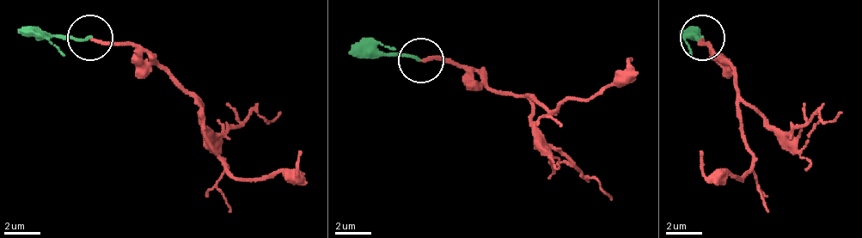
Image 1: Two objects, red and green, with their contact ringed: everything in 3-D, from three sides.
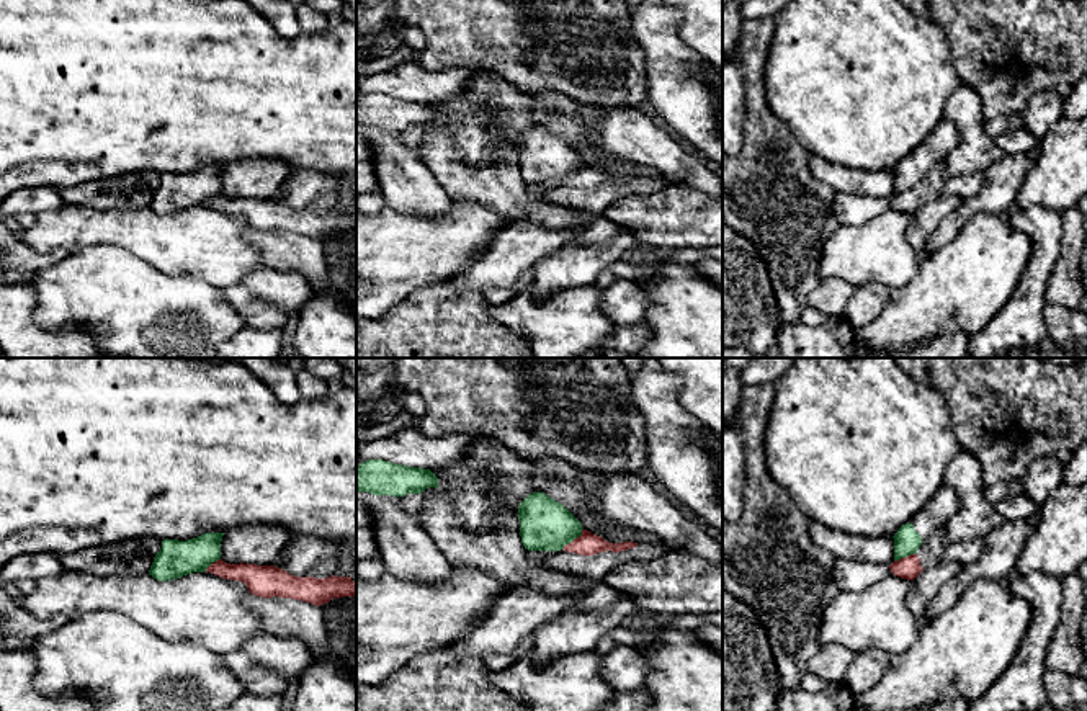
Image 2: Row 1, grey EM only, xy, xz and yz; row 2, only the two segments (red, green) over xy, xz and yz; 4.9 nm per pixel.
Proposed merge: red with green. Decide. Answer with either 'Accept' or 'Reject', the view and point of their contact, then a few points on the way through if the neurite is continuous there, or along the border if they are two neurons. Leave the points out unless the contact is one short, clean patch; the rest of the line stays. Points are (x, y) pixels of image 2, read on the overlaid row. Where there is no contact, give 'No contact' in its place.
Reject. Touches red at xz (574, 540). Boundary: xz (582, 528), (563, 550)

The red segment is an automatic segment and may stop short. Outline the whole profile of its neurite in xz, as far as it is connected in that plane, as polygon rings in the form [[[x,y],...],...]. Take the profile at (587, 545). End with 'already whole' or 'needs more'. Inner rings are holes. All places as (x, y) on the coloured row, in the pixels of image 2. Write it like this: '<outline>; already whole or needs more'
[[[582,530],[582,534],[561,551],[530,551],[528,561],[564,575],[603,579],[611,569],[628,561],[651,561],[673,551],[665,543],[608,543]]]; needs more

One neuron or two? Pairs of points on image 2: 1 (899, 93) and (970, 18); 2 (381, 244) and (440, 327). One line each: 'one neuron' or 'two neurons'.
1: two neurons
2: two neurons

